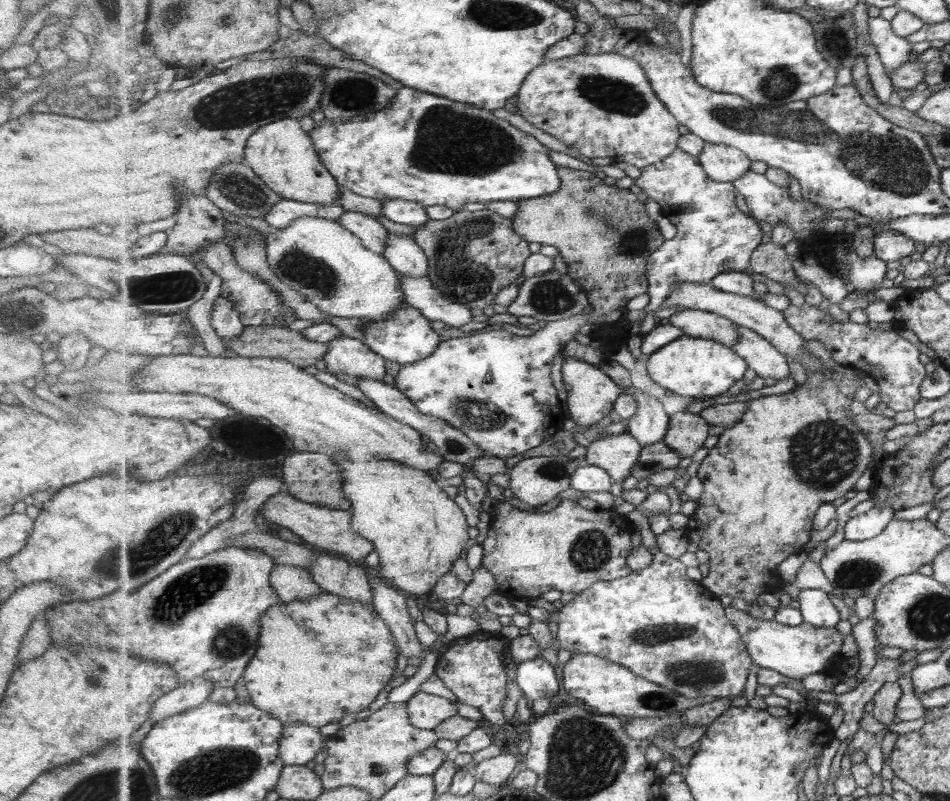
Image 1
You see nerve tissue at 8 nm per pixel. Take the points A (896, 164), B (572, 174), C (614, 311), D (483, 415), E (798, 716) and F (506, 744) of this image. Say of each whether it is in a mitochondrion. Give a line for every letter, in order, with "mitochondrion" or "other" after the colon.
A: mitochondrion
B: other
C: other
D: mitochondrion
E: other
F: other

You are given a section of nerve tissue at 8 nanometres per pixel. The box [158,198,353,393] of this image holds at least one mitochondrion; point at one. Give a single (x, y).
(296, 265)

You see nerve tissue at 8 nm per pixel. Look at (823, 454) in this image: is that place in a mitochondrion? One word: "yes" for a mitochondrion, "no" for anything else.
yes

